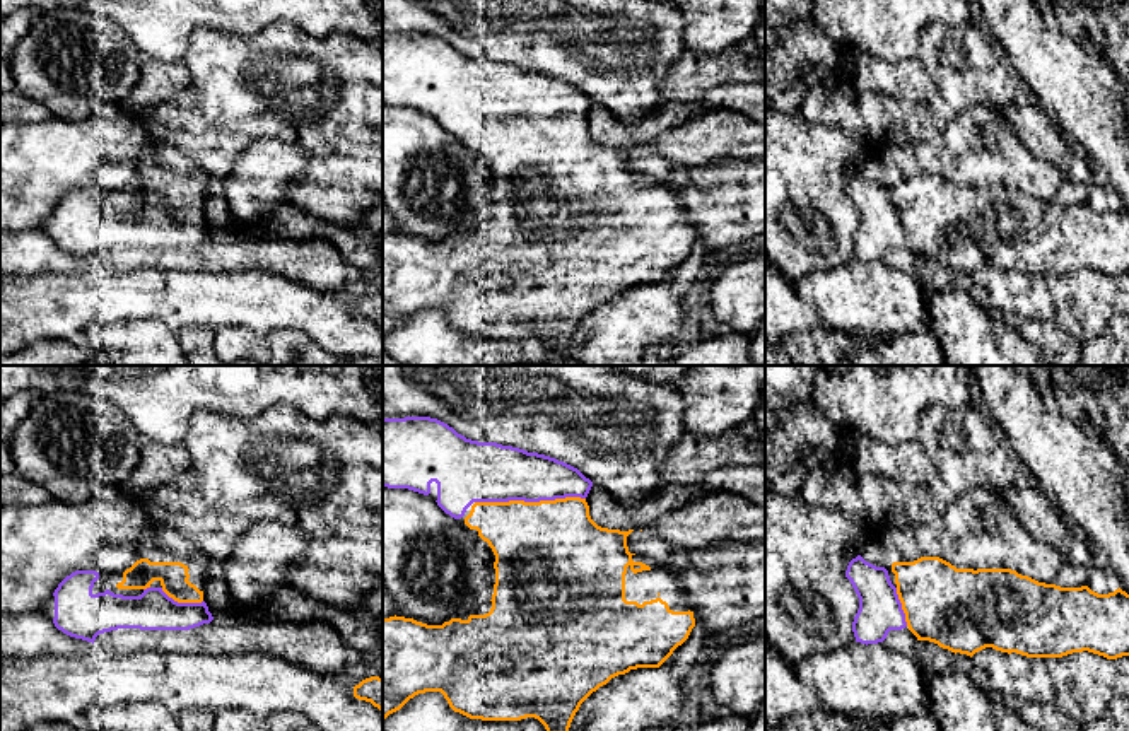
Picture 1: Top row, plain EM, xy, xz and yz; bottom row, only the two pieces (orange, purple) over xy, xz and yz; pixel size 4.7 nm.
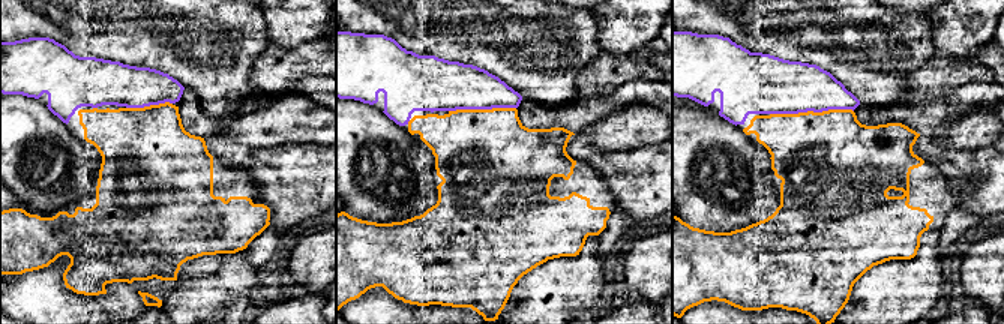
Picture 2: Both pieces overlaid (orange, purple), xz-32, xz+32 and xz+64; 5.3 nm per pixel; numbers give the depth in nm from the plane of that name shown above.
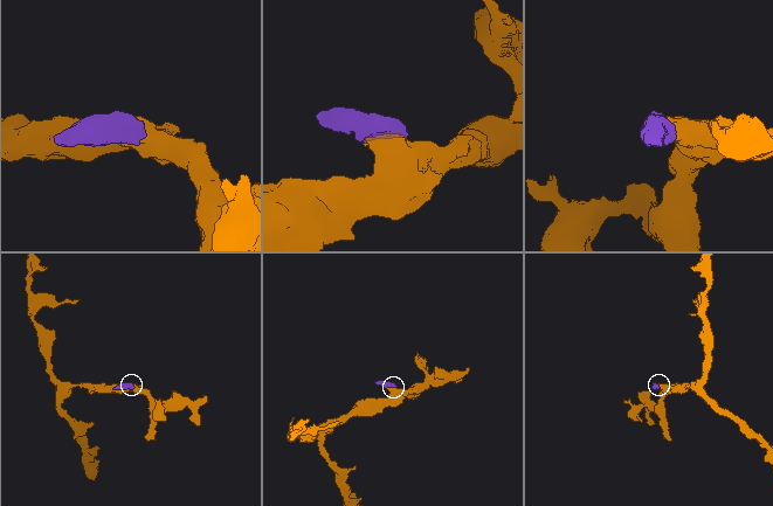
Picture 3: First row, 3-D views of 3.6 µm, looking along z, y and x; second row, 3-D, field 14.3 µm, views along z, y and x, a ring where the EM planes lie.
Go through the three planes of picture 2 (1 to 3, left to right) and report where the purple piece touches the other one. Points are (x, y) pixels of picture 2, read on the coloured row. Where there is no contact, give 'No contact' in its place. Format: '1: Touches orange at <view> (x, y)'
1: Touches orange at xz-32 (150, 105)
2: Touches orange at xz+32 (482, 110)
3: Touches orange at xz+64 (811, 111)

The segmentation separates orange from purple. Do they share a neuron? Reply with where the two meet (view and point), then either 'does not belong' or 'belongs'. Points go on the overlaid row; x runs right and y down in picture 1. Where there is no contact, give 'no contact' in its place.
contact xz (530, 502); belongs

